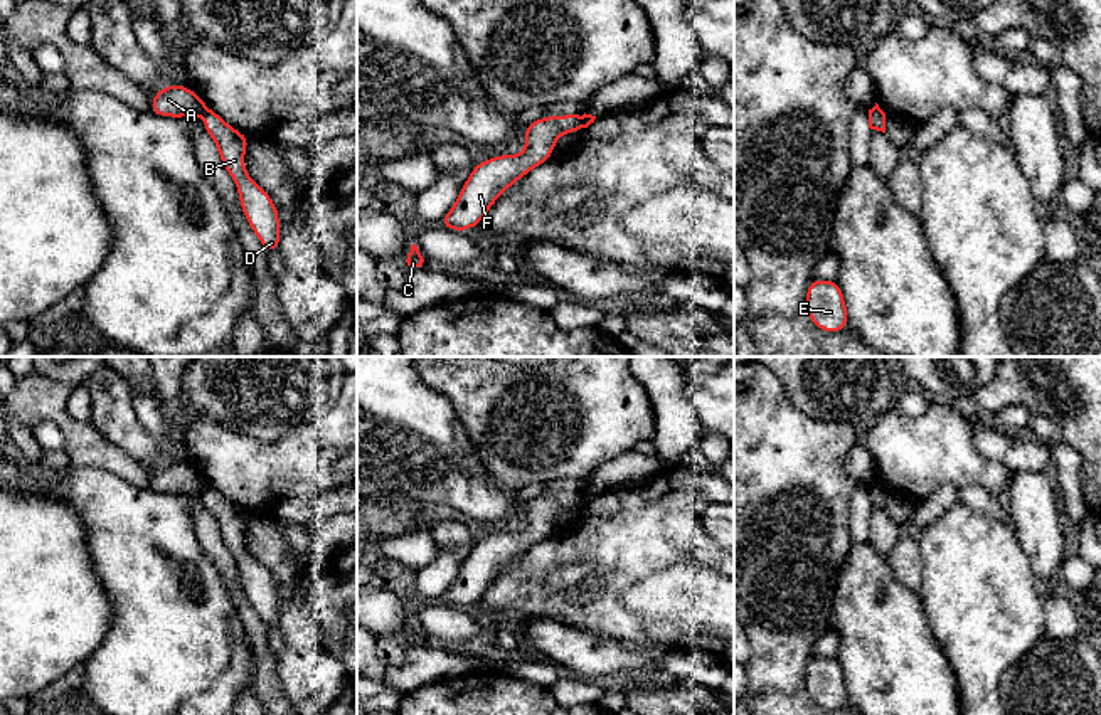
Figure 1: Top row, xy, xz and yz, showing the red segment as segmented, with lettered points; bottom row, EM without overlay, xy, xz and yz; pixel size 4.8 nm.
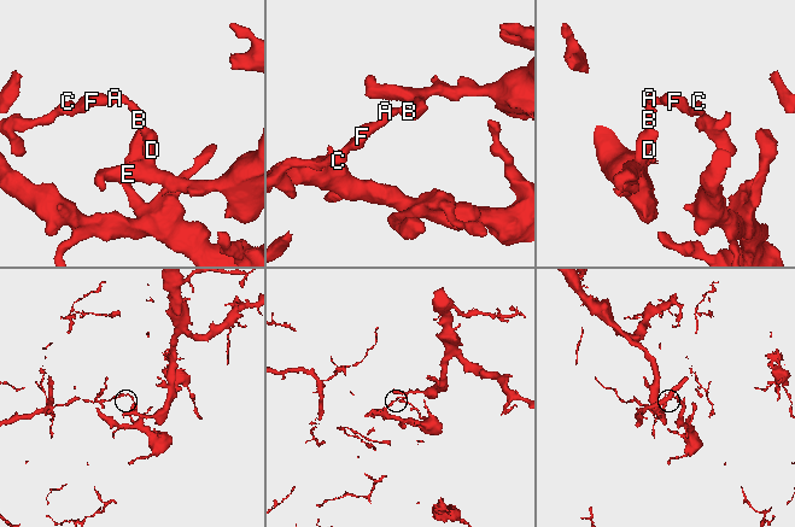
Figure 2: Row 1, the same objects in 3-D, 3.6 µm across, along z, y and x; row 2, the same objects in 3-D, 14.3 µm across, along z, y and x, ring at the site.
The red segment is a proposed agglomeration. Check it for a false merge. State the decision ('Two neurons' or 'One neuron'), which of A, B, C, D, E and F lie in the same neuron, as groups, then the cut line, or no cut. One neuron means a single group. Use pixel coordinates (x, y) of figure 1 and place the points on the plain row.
Two neurons. Groups: A C F / B D E. Split along xy (206, 485), (202, 492)

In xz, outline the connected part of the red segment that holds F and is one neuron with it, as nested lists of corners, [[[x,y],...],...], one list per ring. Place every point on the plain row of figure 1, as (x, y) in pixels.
[[[545,493],[525,503],[525,528],[500,532],[476,540],[460,567],[460,574],[441,596],[441,604],[465,607],[478,604],[493,579],[519,555],[552,535],[554,520],[564,510],[582,505],[582,493]]]

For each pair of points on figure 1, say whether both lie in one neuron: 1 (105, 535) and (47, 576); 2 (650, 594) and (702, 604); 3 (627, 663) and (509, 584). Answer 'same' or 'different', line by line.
1: different
2: same
3: different

